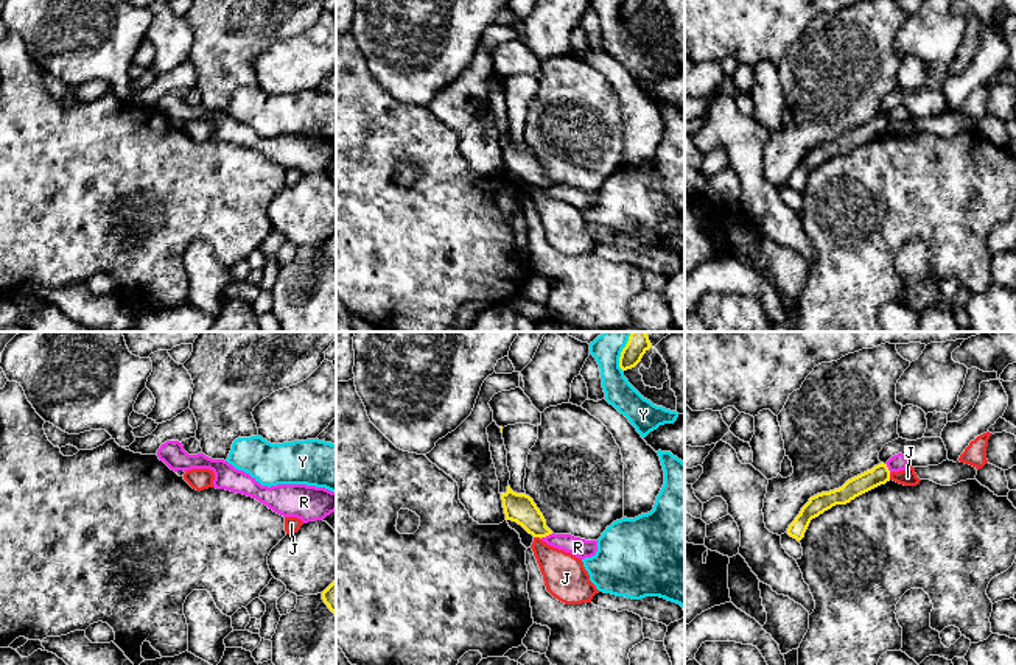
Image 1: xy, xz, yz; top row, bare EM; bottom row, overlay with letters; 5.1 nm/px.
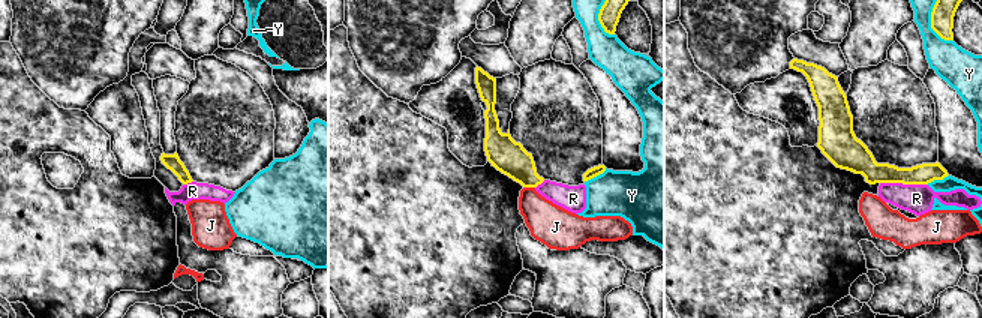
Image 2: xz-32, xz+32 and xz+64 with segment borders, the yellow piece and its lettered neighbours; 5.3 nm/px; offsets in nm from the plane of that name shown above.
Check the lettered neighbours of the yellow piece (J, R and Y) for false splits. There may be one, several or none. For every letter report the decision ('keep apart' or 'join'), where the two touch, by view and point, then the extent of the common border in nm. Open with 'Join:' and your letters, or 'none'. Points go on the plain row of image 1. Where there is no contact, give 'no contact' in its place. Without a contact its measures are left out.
Join: none
J: keep apart | xz (537, 187) | 40 nm
R: keep apart | xz (546, 186) | 80 nm
Y: keep apart | xz (620, 11) | 110 nm

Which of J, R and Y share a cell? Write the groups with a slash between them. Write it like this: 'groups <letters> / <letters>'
groups J / R / Y

